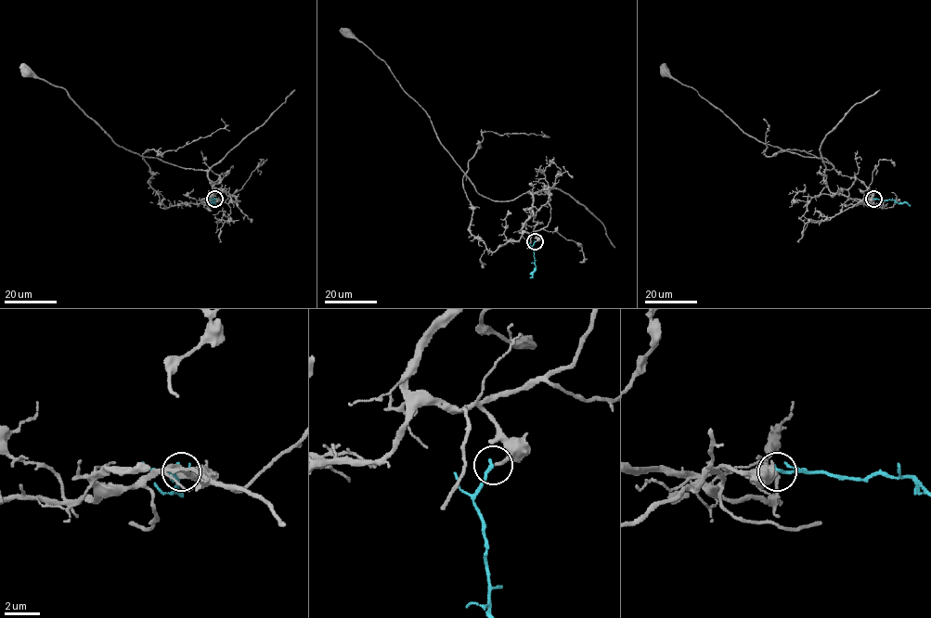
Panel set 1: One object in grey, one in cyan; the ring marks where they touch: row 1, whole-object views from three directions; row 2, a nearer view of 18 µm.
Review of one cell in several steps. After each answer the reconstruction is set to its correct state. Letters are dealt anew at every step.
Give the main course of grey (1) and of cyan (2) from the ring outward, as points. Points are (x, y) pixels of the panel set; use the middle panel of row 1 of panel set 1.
1: (535, 242), (522, 230), (533, 214), (531, 194), (502, 201), (481, 195), (426, 112), (388, 66), (345, 31)
2: (535, 242), (533, 249), (535, 271), (530, 277)

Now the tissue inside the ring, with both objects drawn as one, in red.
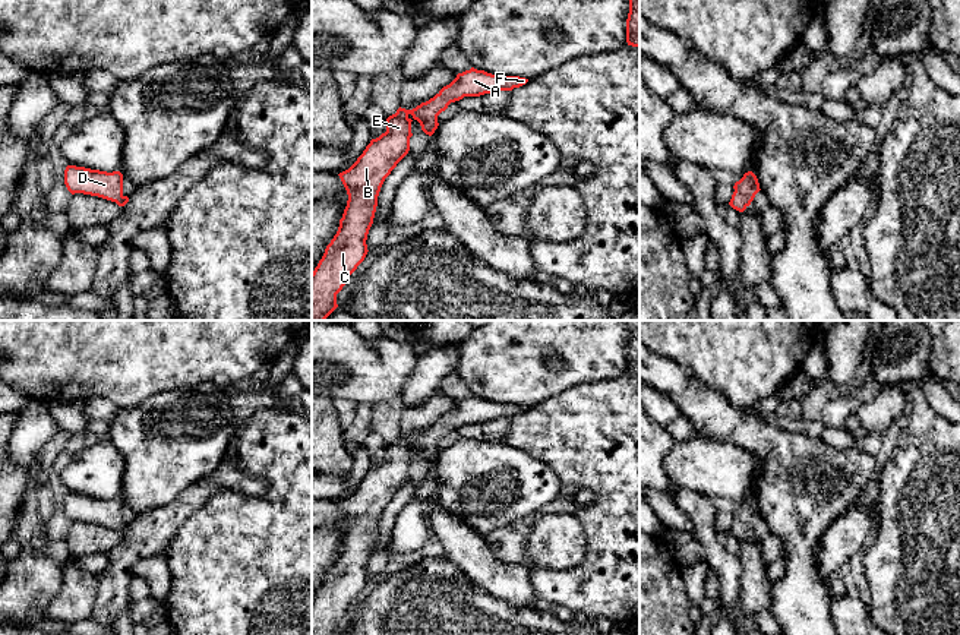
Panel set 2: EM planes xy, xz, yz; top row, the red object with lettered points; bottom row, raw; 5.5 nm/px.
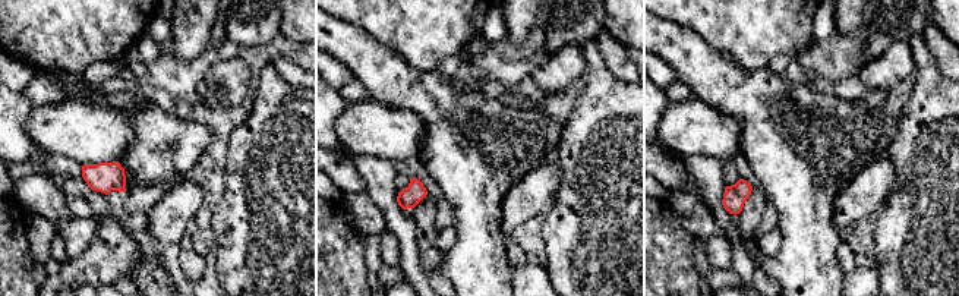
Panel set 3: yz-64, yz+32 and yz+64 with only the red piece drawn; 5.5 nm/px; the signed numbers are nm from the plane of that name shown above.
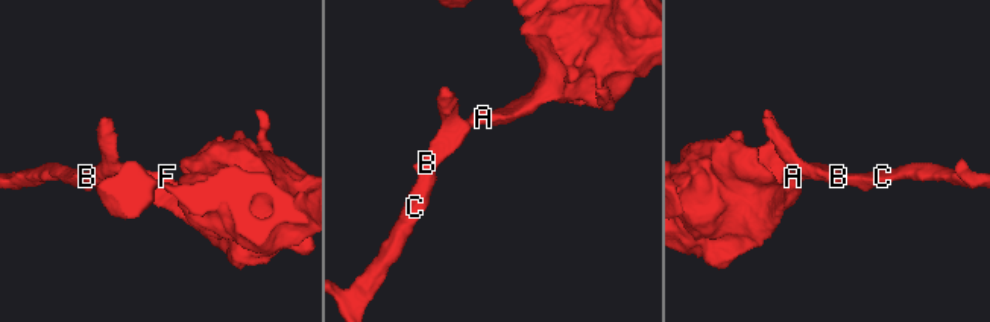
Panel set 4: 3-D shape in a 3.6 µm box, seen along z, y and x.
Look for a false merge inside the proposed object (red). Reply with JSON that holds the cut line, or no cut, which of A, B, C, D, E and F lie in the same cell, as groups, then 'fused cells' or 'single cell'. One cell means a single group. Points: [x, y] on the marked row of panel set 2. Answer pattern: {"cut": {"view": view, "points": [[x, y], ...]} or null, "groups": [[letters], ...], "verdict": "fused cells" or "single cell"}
{"cut": null, "groups": [["A", "B", "C", "D", "E", "F"]], "verdict": "single cell"}

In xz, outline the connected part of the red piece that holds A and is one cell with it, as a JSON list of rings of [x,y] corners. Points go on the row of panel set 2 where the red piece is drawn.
[[[471,67],[458,73],[429,101],[413,110],[400,107],[386,119],[386,132],[372,139],[357,161],[338,174],[348,200],[337,234],[312,272],[312,320],[325,320],[338,307],[337,294],[367,255],[366,240],[378,196],[385,179],[410,151],[411,121],[417,120],[421,130],[432,136],[439,126],[438,116],[451,102],[464,97],[512,91],[527,82],[525,78],[492,75]]]

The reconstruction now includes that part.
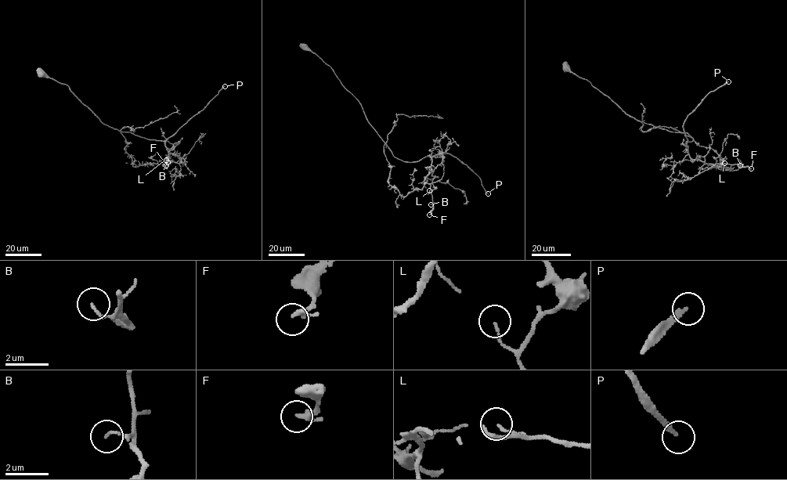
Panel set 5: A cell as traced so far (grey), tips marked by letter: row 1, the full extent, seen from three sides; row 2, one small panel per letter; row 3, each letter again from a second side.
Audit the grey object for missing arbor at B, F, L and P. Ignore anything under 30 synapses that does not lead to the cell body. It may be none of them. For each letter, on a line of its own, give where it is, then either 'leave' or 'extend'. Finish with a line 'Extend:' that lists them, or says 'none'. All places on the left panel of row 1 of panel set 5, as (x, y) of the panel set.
B: place (167, 162); leave
F: place (166, 165); leave
L: place (166, 160); leave
P: place (225, 86); extend
Extend: P

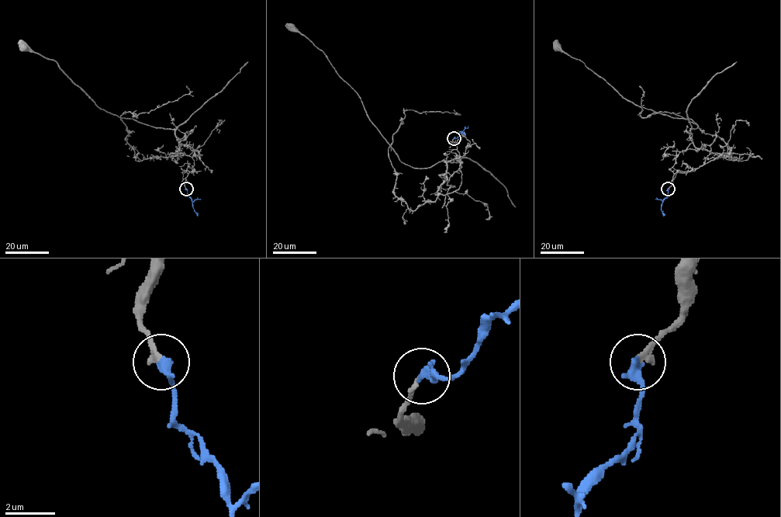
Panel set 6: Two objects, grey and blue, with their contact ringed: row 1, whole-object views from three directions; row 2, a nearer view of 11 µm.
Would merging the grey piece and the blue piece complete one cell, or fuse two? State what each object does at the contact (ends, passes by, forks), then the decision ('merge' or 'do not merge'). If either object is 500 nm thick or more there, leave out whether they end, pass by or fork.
grey ends | blue ends | merge

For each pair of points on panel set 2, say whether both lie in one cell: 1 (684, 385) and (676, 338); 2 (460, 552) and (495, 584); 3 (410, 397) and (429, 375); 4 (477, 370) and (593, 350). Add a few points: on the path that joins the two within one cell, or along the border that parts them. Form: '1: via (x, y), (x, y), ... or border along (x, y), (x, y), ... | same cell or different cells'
1: border along (654, 351), (669, 357), (694, 379), (710, 386) | different cells
2: via (469, 558), (486, 575) | same cell
3: via (416, 391), (425, 381) | same cell
4: via (507, 360), (524, 354), (533, 347), (564, 347) | same cell

